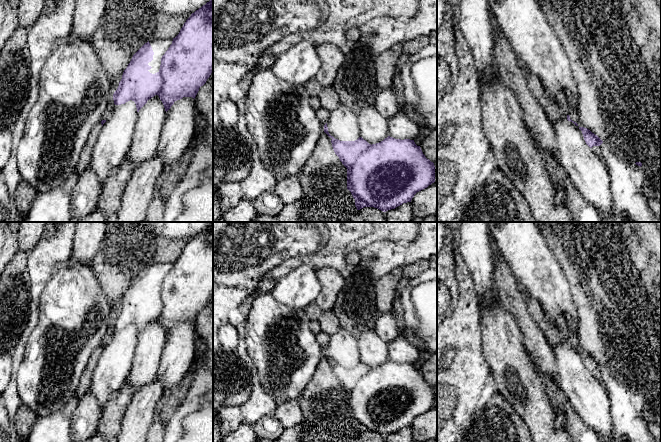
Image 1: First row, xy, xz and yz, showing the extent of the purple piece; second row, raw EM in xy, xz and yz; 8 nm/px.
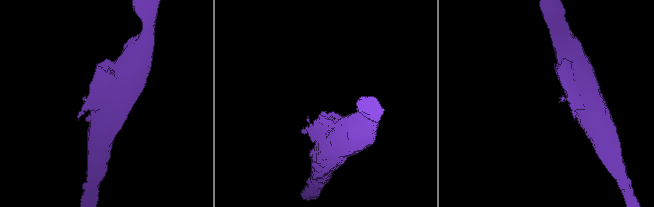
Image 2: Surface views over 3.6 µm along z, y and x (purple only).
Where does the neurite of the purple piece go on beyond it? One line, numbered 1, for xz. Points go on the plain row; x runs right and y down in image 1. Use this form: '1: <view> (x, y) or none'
1: none

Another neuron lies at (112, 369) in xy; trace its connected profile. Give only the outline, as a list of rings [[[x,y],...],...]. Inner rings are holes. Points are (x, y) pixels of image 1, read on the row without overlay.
[[[134,325],[115,329],[111,341],[103,348],[92,374],[90,391],[101,409],[128,380],[138,336]]]

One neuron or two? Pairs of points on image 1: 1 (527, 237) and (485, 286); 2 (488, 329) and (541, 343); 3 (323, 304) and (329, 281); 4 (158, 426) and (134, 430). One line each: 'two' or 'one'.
1: two
2: two
3: one
4: two

